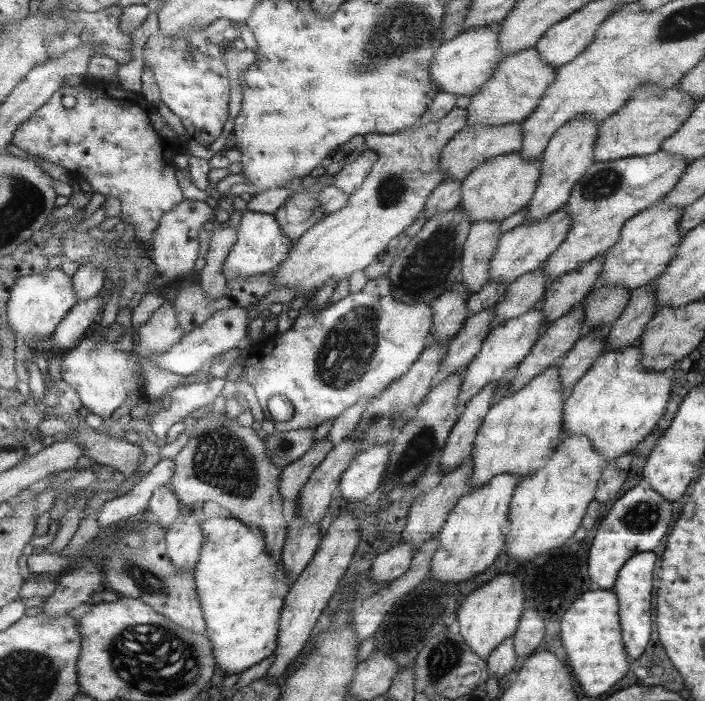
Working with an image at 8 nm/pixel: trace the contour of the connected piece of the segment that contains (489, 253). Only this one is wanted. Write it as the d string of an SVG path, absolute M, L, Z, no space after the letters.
M480 220L473 223L470 229L462 257L462 282L470 295L480 292L486 284L489 284L490 261L497 252L502 236L500 226L501 222Z

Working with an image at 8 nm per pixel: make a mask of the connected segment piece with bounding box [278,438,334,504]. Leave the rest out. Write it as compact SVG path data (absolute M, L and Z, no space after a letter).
M328 438L316 440L315 444L300 458L282 469L278 490L289 504L300 496L303 486L309 481L314 469L332 452L334 446Z

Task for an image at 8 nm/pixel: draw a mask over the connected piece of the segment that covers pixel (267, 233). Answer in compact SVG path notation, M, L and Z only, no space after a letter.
M245 210L238 227L238 239L224 260L224 276L227 280L250 278L256 274L266 274L278 268L286 260L286 254L294 247L295 241L286 238L286 232L278 224L274 214Z

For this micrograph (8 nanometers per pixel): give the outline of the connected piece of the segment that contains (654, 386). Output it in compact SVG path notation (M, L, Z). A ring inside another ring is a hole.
M636 344L598 357L564 401L564 437L589 439L608 461L634 450L662 418L672 386L672 380L664 376L666 372L646 371L641 362L642 350Z

